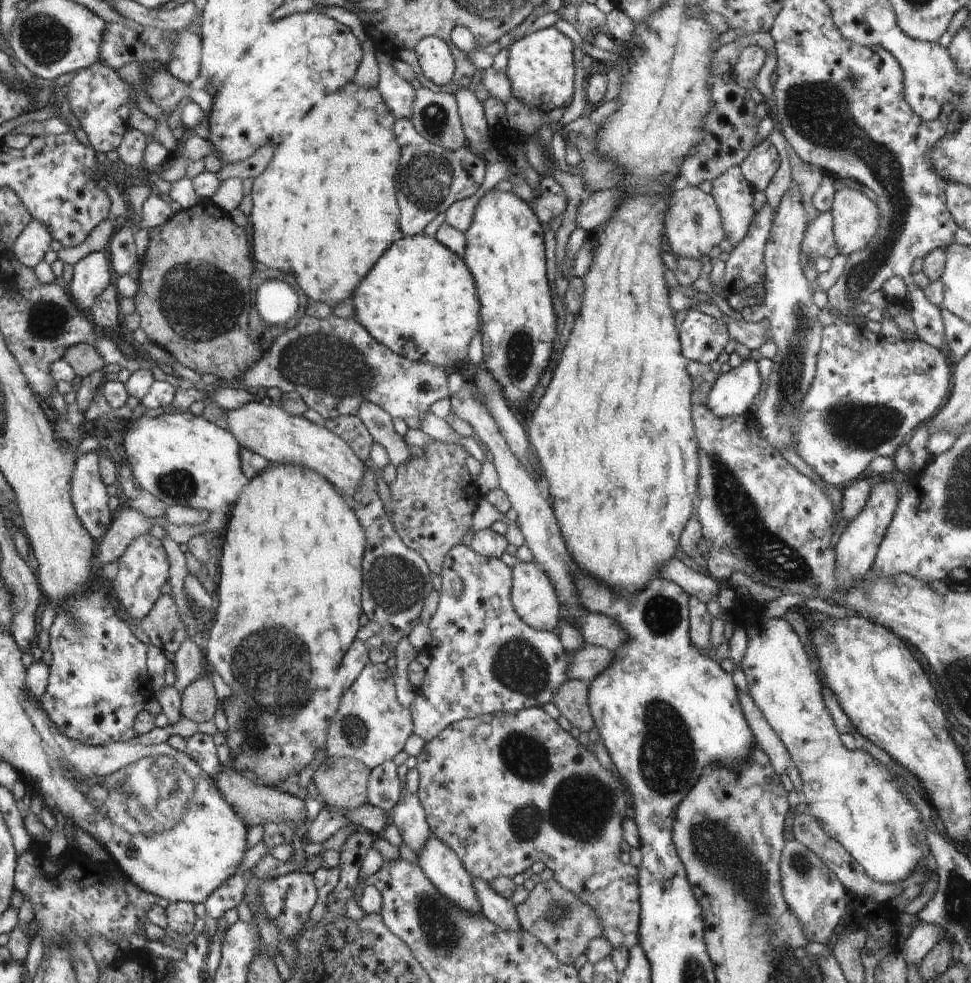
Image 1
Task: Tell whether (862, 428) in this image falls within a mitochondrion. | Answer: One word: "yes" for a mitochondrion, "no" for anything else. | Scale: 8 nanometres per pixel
yes

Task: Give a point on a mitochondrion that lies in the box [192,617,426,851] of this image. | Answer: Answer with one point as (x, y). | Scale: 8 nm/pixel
(279, 650)

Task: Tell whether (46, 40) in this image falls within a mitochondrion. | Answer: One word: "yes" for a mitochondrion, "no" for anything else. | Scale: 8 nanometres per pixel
yes

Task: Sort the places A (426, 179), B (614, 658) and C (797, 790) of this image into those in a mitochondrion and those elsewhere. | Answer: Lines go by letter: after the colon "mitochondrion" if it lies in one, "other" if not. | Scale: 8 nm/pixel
A: mitochondrion
B: other
C: other

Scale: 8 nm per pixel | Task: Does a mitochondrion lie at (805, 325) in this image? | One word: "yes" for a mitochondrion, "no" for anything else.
yes

